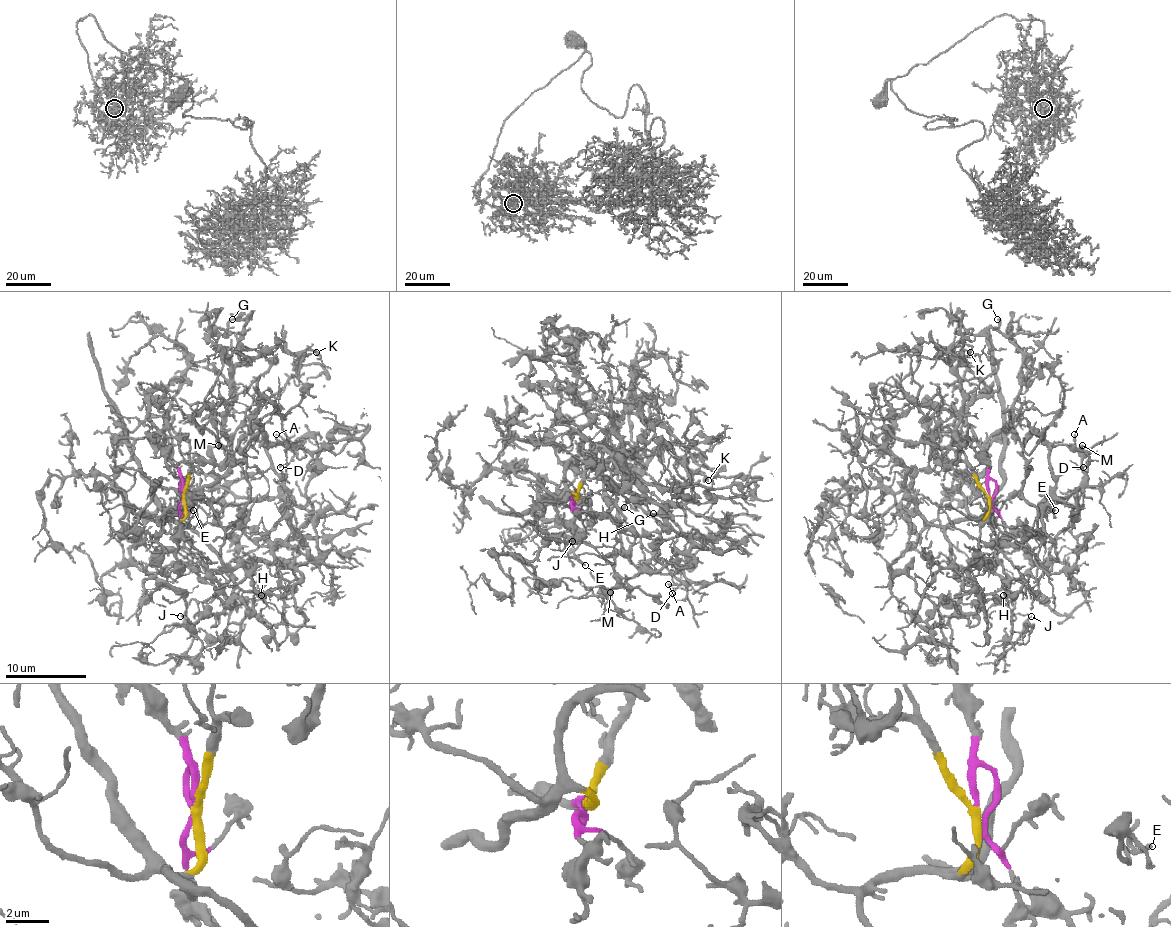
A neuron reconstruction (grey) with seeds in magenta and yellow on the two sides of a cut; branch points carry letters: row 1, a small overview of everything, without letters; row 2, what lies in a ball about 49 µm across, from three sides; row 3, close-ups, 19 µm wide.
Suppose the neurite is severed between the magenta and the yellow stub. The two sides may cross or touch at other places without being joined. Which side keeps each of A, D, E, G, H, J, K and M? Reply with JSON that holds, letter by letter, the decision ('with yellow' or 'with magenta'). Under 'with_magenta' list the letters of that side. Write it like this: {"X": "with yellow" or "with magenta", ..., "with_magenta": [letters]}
{"A": "with yellow", "D": "with yellow", "E": "with yellow", "G": "with yellow", "H": "with yellow", "J": "with yellow", "K": "with yellow", "M": "with yellow", "with_magenta": []}

